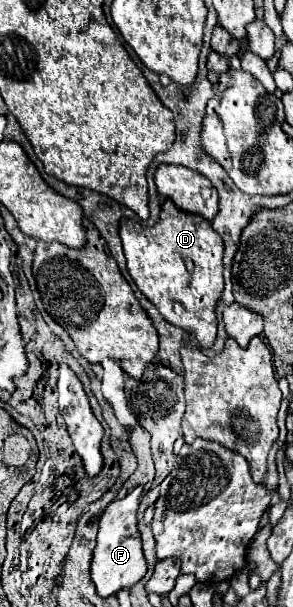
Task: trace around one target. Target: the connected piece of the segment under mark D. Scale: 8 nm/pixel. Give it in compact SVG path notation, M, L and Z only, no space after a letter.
M164 200L160 220L150 228L122 218L120 238L128 260L128 274L138 290L144 292L170 324L190 332L202 348L210 348L216 338L216 302L224 290L224 246L210 222L198 214L180 210L172 200Z

